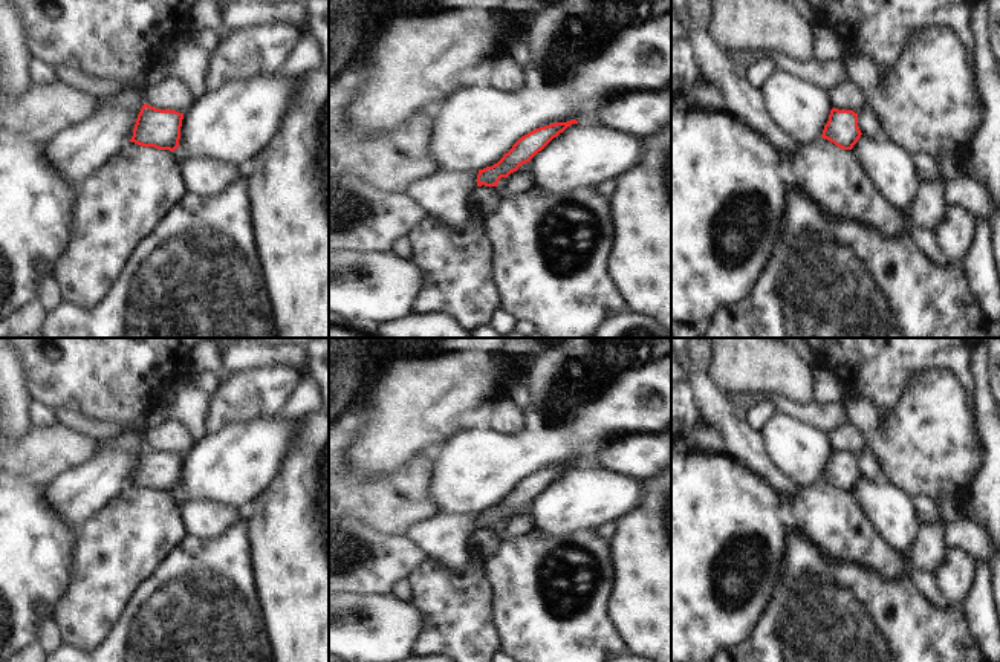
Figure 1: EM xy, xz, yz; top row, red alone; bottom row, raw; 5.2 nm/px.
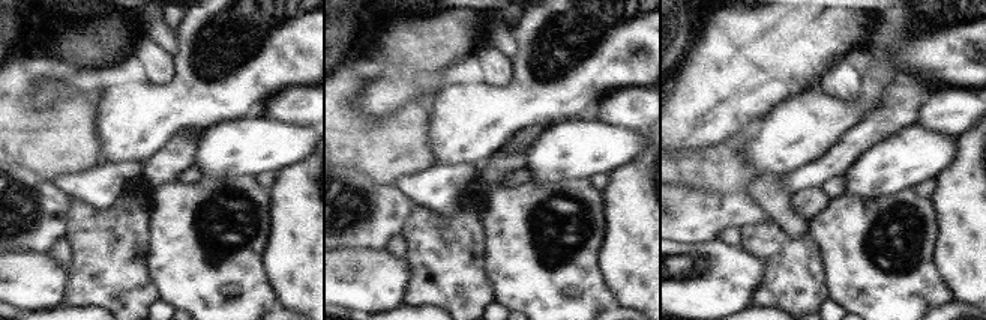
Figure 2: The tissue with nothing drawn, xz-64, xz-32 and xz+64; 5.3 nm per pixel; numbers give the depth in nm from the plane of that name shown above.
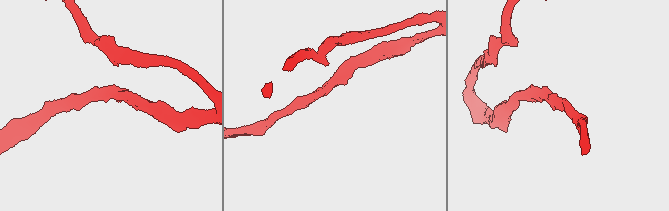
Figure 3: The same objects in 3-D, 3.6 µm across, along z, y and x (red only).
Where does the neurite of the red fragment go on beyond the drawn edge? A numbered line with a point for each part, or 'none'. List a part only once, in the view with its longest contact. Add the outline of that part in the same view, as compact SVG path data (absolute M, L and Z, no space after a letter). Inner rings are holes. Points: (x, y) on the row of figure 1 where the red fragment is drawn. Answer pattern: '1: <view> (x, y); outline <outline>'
none

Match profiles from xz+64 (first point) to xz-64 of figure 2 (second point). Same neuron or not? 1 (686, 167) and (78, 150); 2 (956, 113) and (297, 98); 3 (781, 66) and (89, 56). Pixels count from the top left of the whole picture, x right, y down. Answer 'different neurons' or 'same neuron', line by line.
1: same neuron
2: same neuron
3: same neuron

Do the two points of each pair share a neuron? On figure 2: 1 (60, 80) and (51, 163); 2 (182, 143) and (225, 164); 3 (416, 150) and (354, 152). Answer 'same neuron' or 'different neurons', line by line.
1: different neurons
2: different neurons
3: same neuron

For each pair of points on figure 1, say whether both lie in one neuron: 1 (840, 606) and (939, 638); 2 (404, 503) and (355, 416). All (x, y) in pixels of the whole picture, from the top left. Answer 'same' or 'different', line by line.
1: same
2: same

